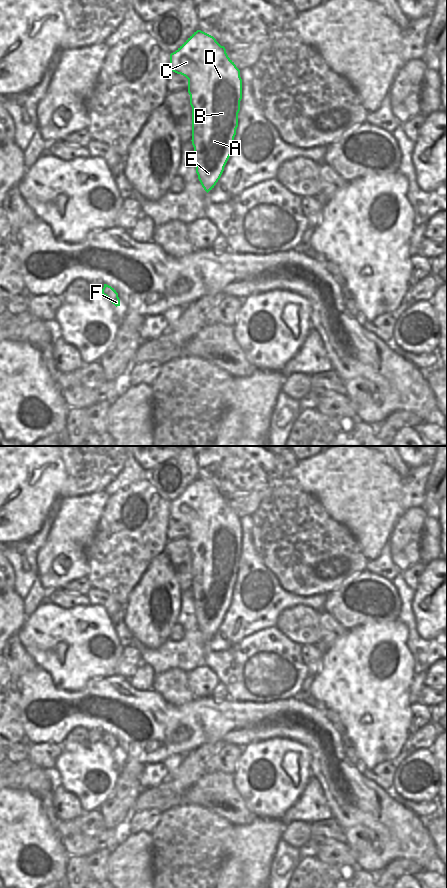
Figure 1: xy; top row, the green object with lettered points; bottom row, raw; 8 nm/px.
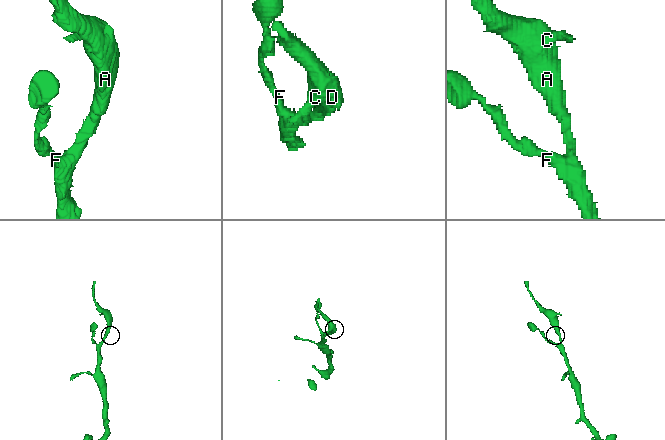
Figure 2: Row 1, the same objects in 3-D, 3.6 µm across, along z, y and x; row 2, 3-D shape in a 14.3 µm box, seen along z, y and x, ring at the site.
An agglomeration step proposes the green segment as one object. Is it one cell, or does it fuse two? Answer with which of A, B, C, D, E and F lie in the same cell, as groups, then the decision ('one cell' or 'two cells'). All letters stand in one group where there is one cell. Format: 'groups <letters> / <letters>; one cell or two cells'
groups A B C D E F; one cell

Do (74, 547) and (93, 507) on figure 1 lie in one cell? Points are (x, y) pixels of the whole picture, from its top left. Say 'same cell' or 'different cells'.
same cell

